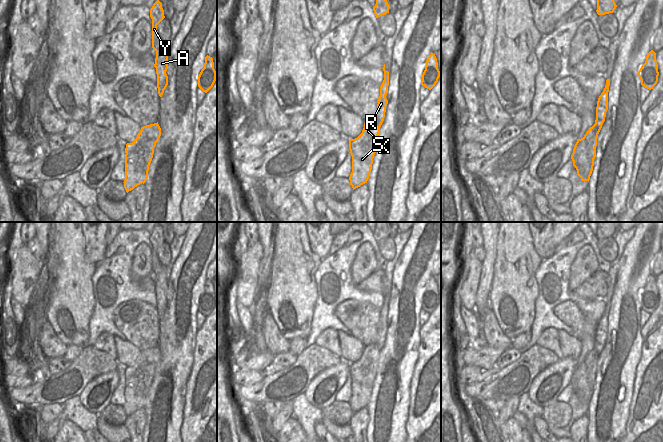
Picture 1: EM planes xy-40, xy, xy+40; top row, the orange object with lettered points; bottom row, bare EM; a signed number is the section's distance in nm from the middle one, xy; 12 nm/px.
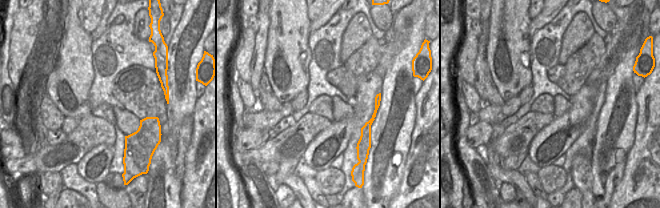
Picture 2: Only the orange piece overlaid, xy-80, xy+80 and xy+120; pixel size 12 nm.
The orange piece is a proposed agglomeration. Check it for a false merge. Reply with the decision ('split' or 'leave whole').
split

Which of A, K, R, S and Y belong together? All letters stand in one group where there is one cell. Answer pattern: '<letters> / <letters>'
A R Y / K S

